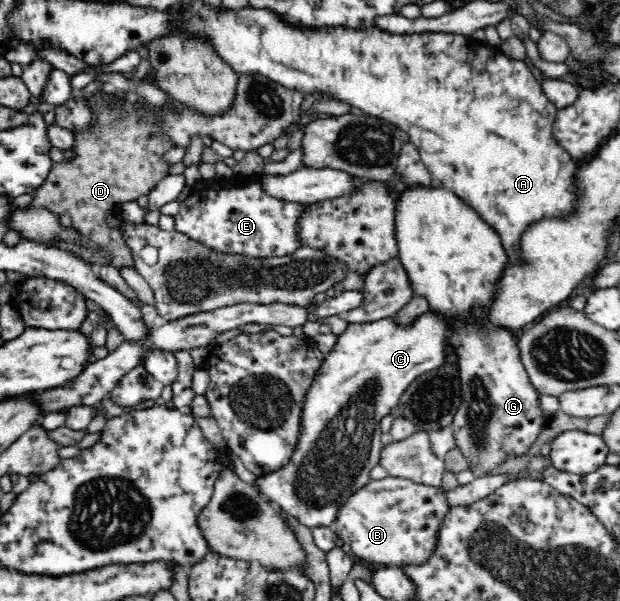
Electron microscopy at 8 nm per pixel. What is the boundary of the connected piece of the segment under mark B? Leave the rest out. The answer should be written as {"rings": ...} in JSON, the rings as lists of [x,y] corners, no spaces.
{"rings":[[[387,476],[383,480],[371,480],[344,502],[334,524],[336,535],[362,563],[388,568],[401,568],[406,564],[420,566],[434,554],[438,530],[450,509],[447,492],[442,487]]]}

